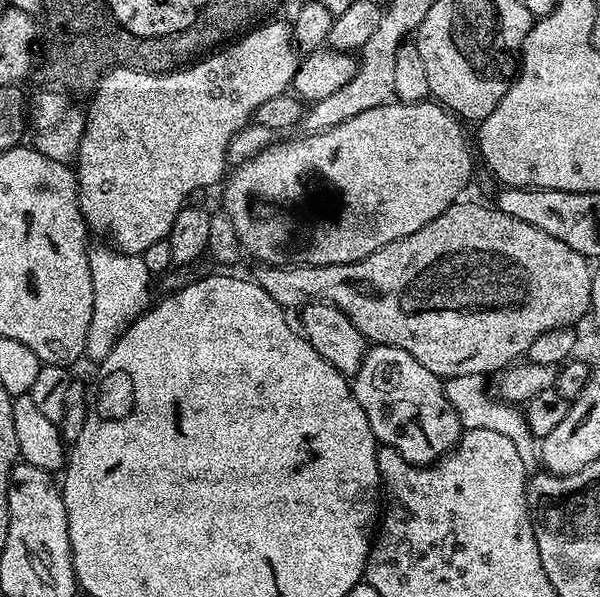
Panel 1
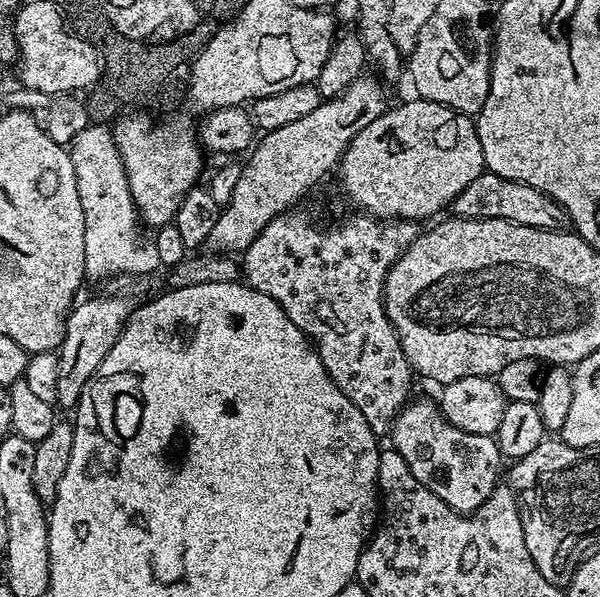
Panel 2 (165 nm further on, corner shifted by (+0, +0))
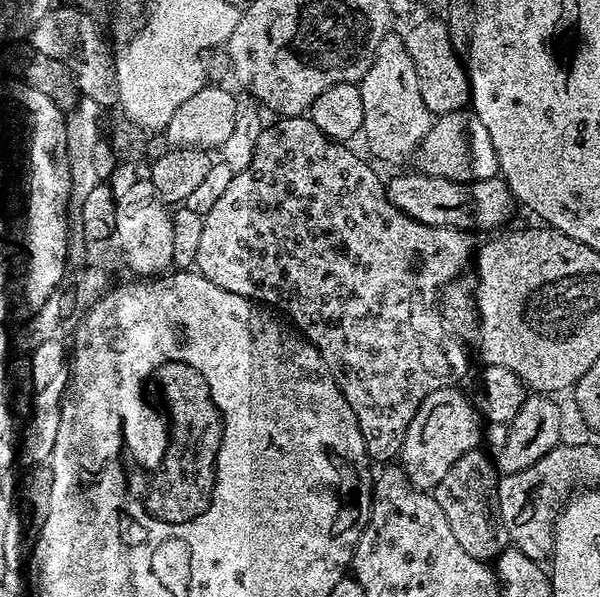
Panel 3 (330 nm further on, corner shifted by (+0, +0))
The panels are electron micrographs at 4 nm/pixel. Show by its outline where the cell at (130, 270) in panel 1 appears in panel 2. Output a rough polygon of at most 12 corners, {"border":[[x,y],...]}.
{"border":[[111,133],[70,144],[85,219],[85,275],[161,267]]}

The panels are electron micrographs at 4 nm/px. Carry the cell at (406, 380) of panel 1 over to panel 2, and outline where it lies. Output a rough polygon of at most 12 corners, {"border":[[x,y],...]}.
{"border":[[439,403],[405,404],[390,444],[455,512],[496,491],[495,435],[458,430]]}

